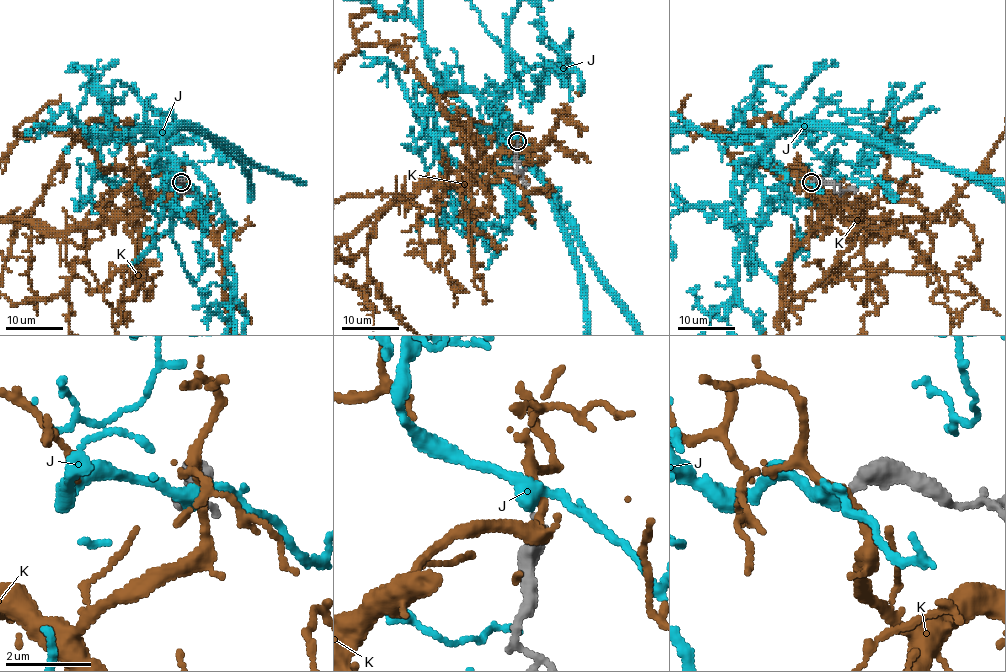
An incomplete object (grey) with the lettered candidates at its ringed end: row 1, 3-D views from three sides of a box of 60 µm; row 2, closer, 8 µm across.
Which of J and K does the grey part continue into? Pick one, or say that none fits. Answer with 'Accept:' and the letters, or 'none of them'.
Accept: J

